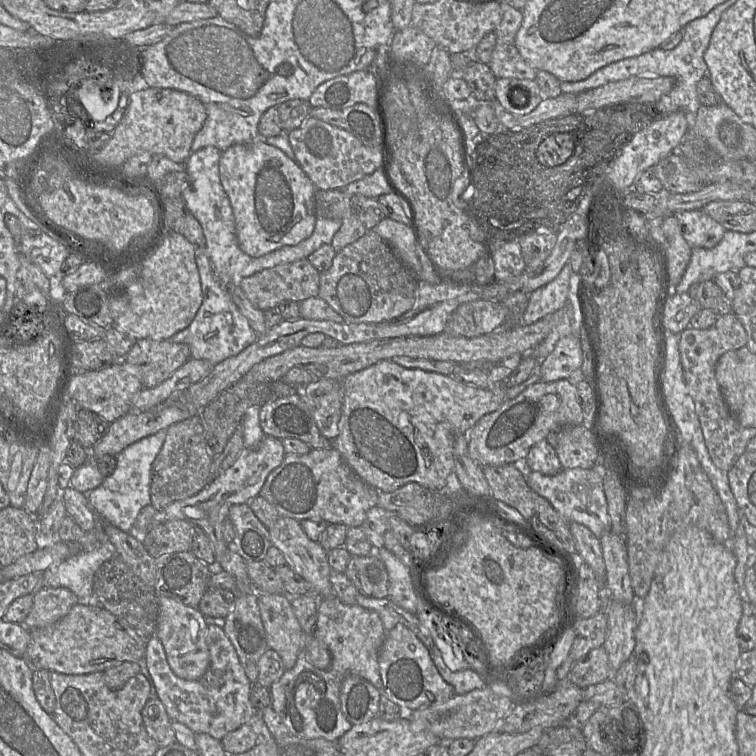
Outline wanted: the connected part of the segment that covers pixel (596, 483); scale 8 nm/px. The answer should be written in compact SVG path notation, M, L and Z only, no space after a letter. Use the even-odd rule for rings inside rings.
M517 460L514 464L525 473L529 487L546 498L566 521L586 526L597 538L610 531L610 517L607 511L602 473L597 465L587 469L562 468L555 475L545 475L537 471L526 471L526 460Z

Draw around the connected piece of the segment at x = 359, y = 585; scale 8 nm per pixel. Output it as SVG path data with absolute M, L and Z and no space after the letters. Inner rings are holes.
M375 552L367 556L352 556L344 573L360 594L377 599L388 596L388 572Z

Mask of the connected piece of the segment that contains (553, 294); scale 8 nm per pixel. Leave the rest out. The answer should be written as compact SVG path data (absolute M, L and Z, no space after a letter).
M566 263L550 283L529 294L529 303L520 325L531 325L544 316L563 308L568 303L572 267Z

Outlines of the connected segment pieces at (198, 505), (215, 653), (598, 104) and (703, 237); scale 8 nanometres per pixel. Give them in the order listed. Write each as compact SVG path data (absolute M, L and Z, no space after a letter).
M265 436L255 447L244 447L235 462L221 475L211 480L201 491L192 497L172 502L164 509L157 511L157 523L169 520L185 520L201 527L209 537L216 561L227 552L223 537L223 523L228 517L232 505L248 503L259 495L268 475L284 460L286 452L282 441L272 436Z
M209 624L206 643L210 663L205 674L197 680L185 680L173 673L165 649L156 636L147 638L145 661L158 697L172 721L186 725L194 733L205 733L221 741L228 733L250 723L256 712L250 701L253 684L248 679L238 654L223 628Z
M634 76L607 83L577 95L574 113L589 113L617 102L653 102L669 93L675 85L673 77L644 78Z
M701 209L682 211L675 215L684 239L692 248L713 248L721 241L726 231Z

